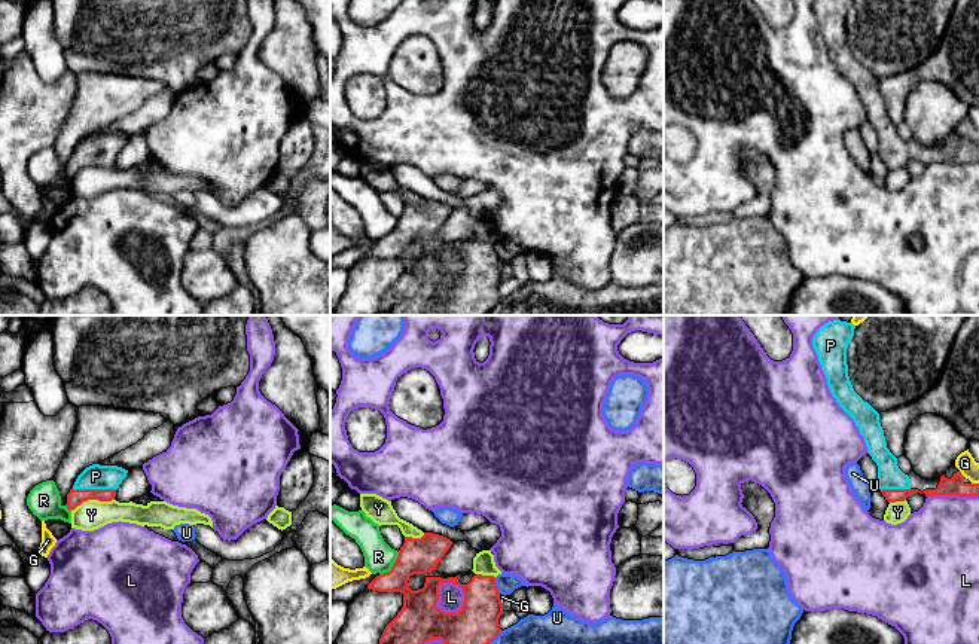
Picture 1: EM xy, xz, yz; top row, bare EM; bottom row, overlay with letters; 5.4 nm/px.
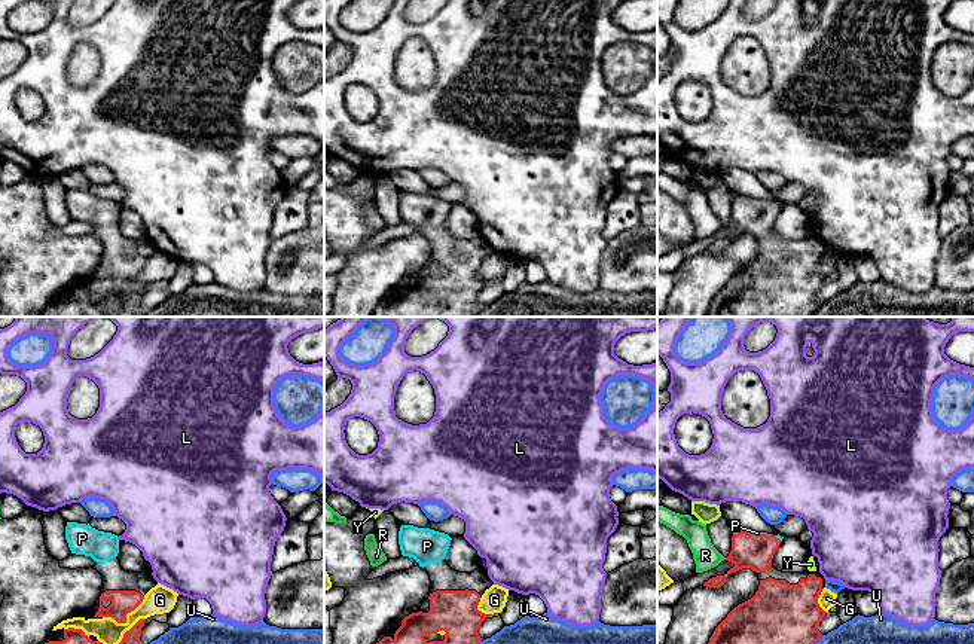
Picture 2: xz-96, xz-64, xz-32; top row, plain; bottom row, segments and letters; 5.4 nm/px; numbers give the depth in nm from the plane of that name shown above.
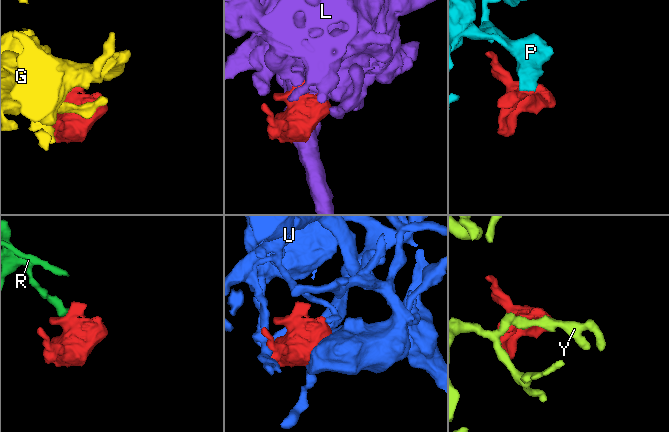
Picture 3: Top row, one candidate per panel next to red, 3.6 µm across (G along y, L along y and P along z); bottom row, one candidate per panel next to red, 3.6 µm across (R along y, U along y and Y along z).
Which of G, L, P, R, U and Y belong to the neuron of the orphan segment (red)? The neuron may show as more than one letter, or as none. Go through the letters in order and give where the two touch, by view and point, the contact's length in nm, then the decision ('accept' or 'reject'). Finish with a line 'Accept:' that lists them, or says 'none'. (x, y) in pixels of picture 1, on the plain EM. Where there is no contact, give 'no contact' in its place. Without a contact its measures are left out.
G: yz (960, 140) | 50 nm | reject
L: xz (436, 269) | 190 nm | reject
P: xy (94, 156) | 240 nm | accept
R: xz (393, 232) | 170 nm | reject
U: xz (494, 252) | 90 nm | reject
Y: xy (92, 165) | 240 nm | reject
Accept: P

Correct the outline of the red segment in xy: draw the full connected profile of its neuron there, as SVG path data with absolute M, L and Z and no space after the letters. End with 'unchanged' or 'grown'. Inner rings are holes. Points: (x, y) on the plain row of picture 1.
M92 131L86 134L76 146L67 161L67 176L74 177L83 168L98 167L112 168L116 156L126 144L128 137L118 132Z | grown

